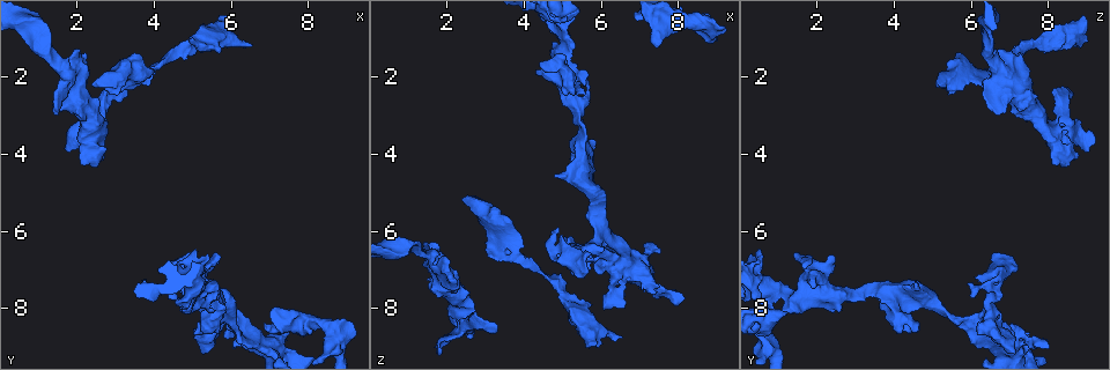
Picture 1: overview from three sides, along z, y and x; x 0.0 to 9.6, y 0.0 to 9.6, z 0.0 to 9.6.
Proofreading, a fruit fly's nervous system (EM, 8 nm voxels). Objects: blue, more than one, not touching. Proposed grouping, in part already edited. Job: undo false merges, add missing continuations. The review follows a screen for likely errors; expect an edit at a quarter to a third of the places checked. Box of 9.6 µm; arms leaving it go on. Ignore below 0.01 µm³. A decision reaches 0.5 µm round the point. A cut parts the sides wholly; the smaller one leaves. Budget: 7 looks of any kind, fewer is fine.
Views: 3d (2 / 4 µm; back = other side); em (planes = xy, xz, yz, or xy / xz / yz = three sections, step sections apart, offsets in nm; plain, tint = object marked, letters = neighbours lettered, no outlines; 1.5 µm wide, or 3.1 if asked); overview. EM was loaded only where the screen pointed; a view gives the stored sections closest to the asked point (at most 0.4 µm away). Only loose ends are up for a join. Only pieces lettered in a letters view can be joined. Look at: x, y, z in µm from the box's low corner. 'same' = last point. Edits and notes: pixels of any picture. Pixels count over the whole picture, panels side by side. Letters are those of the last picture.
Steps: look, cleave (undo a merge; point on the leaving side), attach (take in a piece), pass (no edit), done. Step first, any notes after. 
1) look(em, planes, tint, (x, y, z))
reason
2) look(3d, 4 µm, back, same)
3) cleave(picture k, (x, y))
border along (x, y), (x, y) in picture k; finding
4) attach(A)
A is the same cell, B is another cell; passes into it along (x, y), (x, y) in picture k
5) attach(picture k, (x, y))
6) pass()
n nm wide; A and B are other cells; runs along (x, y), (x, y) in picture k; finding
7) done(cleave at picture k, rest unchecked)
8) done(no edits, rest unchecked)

look(em, planes, letters, (2.40, 2.30, 5.20))
thick end

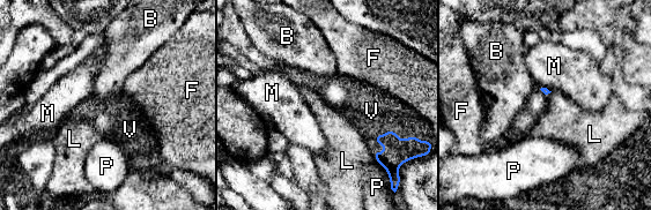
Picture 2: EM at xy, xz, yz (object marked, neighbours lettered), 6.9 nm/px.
attach(V)
V touches over 220 nm; V is the same cell, B, F, L, M and P are other cells; passes into it along (397, 152), (376, 141), (371, 111) in picture 2; it goes on there

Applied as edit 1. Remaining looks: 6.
look(3d, 2 µm, (4.90, 7.30, 4.50))
free end

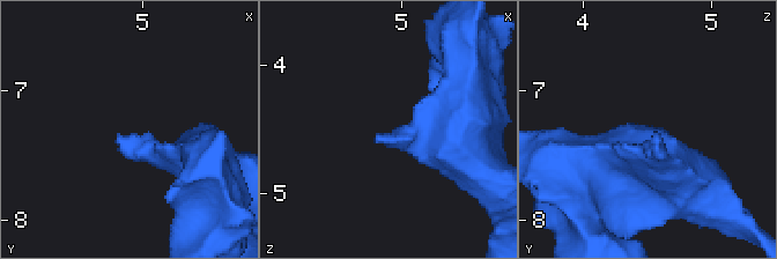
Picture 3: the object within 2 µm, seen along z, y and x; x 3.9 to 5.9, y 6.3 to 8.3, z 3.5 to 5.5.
look(em, planes, plain, (4.80, 7.38, 4.54))

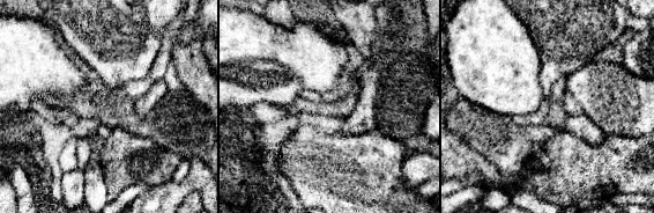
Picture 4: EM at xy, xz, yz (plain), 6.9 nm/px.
look(em, planes, letters, same)

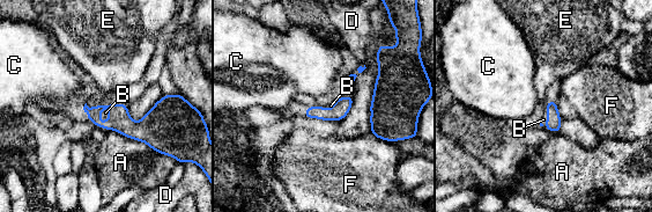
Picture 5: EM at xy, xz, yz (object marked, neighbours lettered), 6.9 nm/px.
attach(B)
B is the same cell, A, C, D, E and F are other cells; passes into it along (118, 119), (108, 117), (105, 112) in picture 5; the neuron continues

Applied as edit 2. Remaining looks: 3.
look(overview)
see it whole again

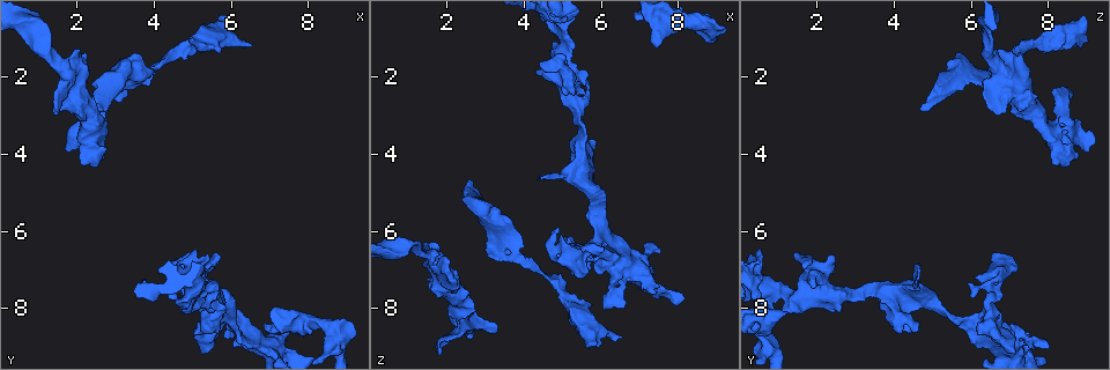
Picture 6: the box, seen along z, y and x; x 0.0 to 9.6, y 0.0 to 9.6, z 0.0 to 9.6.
look(3d, 4 µm, (6.60, 1.15, 8.80))
thick end

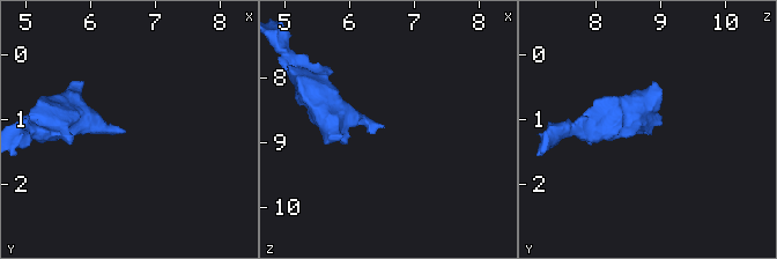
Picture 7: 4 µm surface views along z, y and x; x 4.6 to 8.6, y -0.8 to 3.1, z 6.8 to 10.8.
look(em, planes, letters, (6.60, 1.20, 8.75))
now the EM

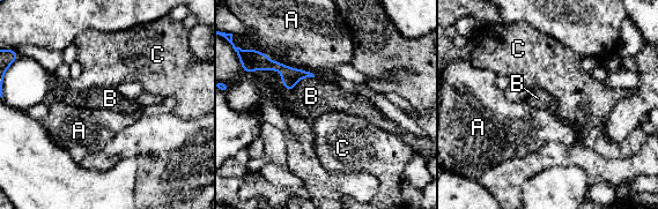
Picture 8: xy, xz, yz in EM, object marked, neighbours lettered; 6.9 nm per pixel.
attach(B)
B is the same cell, A and C are other cells; the neuron continues

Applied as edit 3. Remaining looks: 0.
done(attach at picture 2, attach at picture 5, attach at picture 8, rest unchecked)

